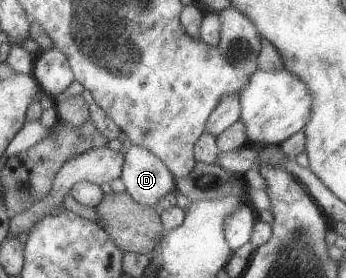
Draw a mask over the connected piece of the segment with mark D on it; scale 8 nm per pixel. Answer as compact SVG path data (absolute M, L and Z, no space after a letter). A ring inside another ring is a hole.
M132 145L124 154L120 178L125 192L149 208L156 209L159 199L175 190L174 177L163 162L137 145Z

